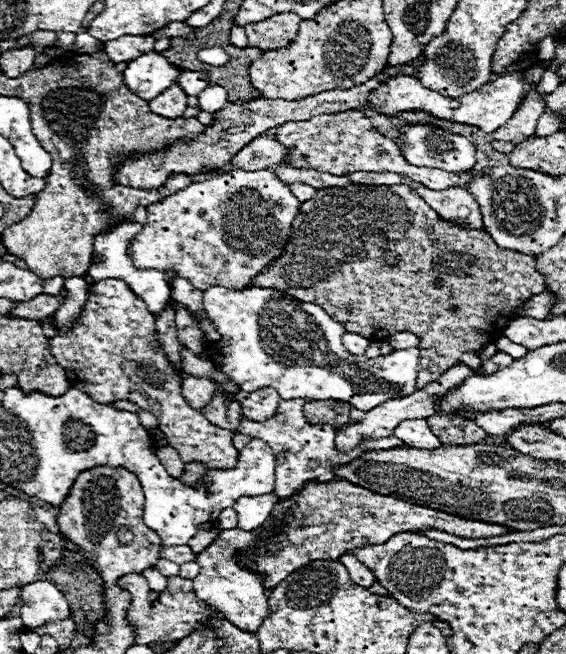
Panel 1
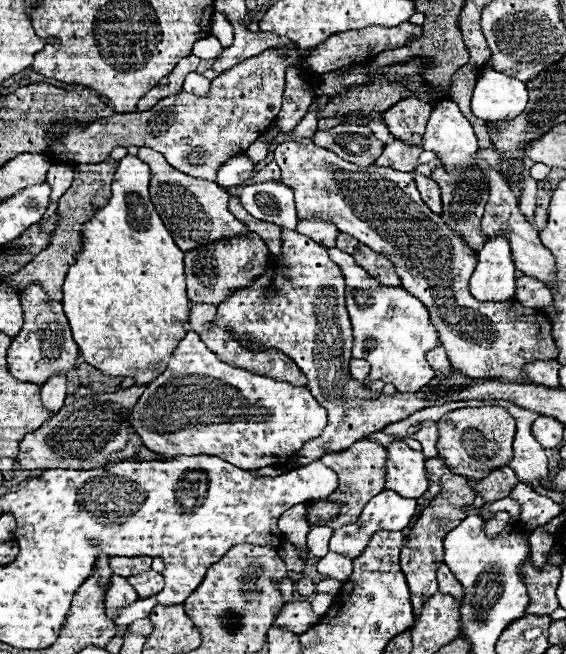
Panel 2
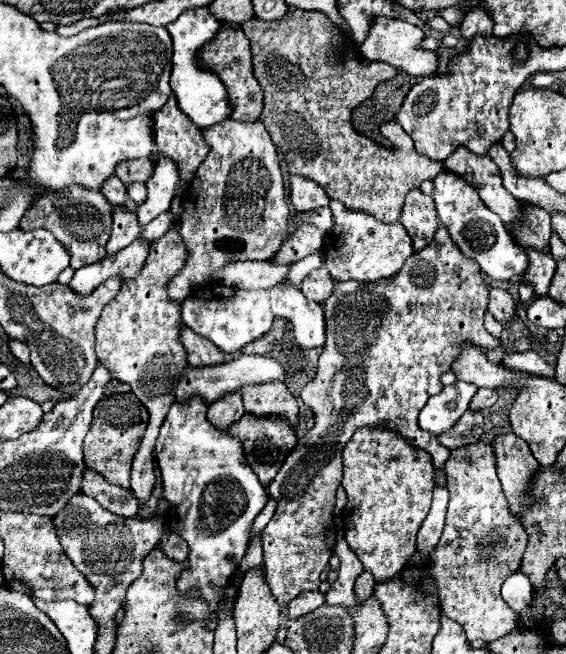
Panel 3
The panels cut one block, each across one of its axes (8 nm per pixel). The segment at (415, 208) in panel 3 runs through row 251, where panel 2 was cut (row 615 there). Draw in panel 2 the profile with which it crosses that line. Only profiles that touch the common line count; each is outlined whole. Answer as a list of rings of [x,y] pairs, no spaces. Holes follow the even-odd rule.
[[[428,458],[426,460],[426,470],[428,470],[428,474],[432,478],[440,478],[442,492],[420,514],[420,518],[416,520],[416,524],[410,530],[408,538],[404,540],[404,548],[402,548],[402,554],[400,554],[400,568],[402,568],[404,576],[406,576],[408,586],[410,586],[414,616],[420,616],[426,600],[432,598],[432,594],[438,594],[436,570],[442,564],[442,554],[444,554],[442,540],[448,534],[448,530],[452,530],[456,524],[460,524],[468,516],[468,510],[470,510],[470,506],[472,506],[472,502],[476,498],[472,482],[462,474],[454,474],[440,458]]]

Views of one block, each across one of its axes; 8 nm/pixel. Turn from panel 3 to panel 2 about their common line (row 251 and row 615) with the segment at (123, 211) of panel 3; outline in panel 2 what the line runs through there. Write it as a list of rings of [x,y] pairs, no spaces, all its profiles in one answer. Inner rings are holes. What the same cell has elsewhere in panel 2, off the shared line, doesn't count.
[[[114,576],[112,584],[106,592],[106,616],[110,620],[116,620],[118,614],[122,612],[122,608],[136,600],[138,600],[138,594],[132,590],[132,586],[124,578]]]

